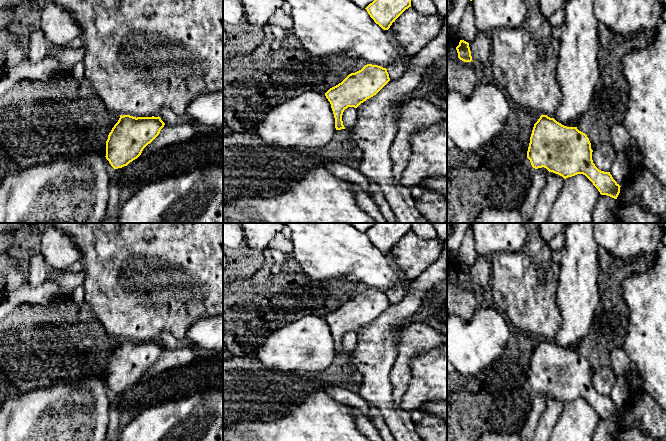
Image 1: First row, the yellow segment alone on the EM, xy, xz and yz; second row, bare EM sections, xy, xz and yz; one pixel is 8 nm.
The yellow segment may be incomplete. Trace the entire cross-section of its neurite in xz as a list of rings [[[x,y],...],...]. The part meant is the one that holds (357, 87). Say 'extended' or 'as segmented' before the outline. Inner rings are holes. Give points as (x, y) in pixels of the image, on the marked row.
as segmented; [[[367,64],[330,88],[325,96],[331,104],[336,130],[345,129],[342,121],[345,109],[357,108],[361,103],[376,95],[389,81],[386,68]]]

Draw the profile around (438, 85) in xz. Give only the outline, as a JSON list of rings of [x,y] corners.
[[[440,65],[441,72],[434,78],[431,77],[434,69],[430,69],[417,88],[416,96],[424,98],[427,93],[433,93],[447,100],[447,65]]]

